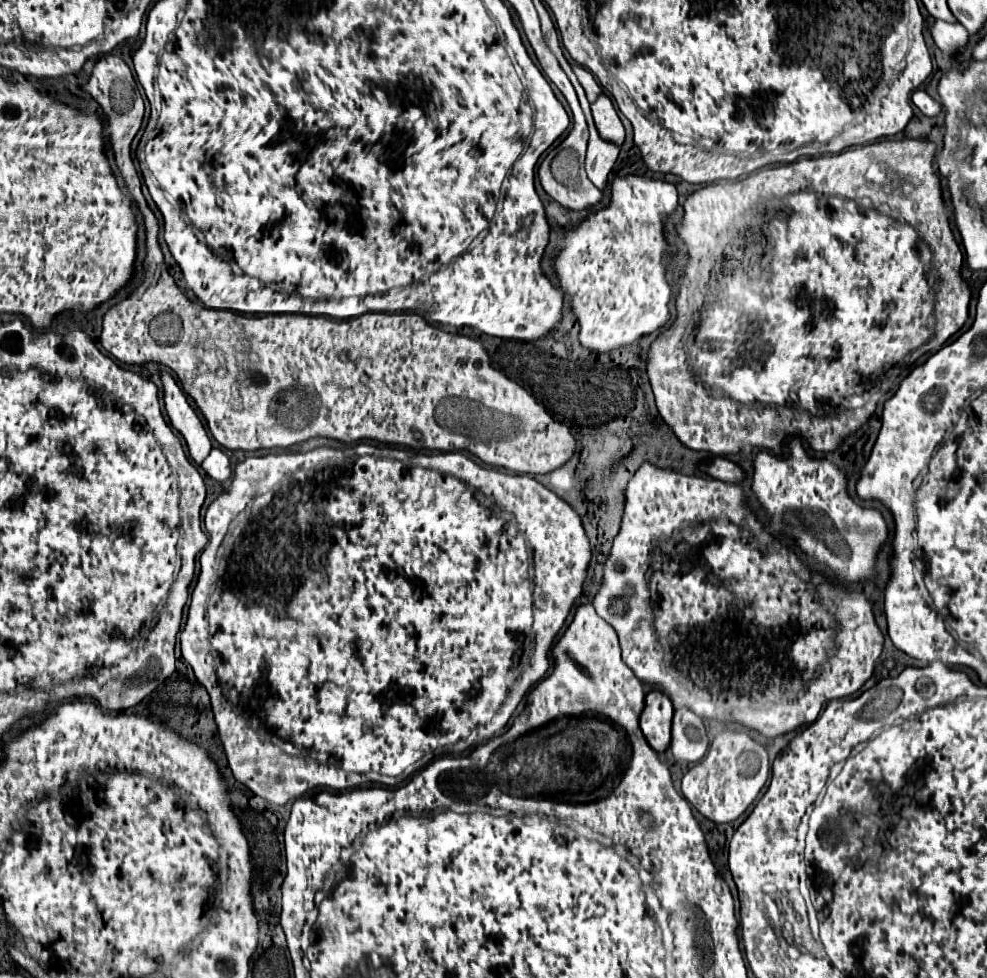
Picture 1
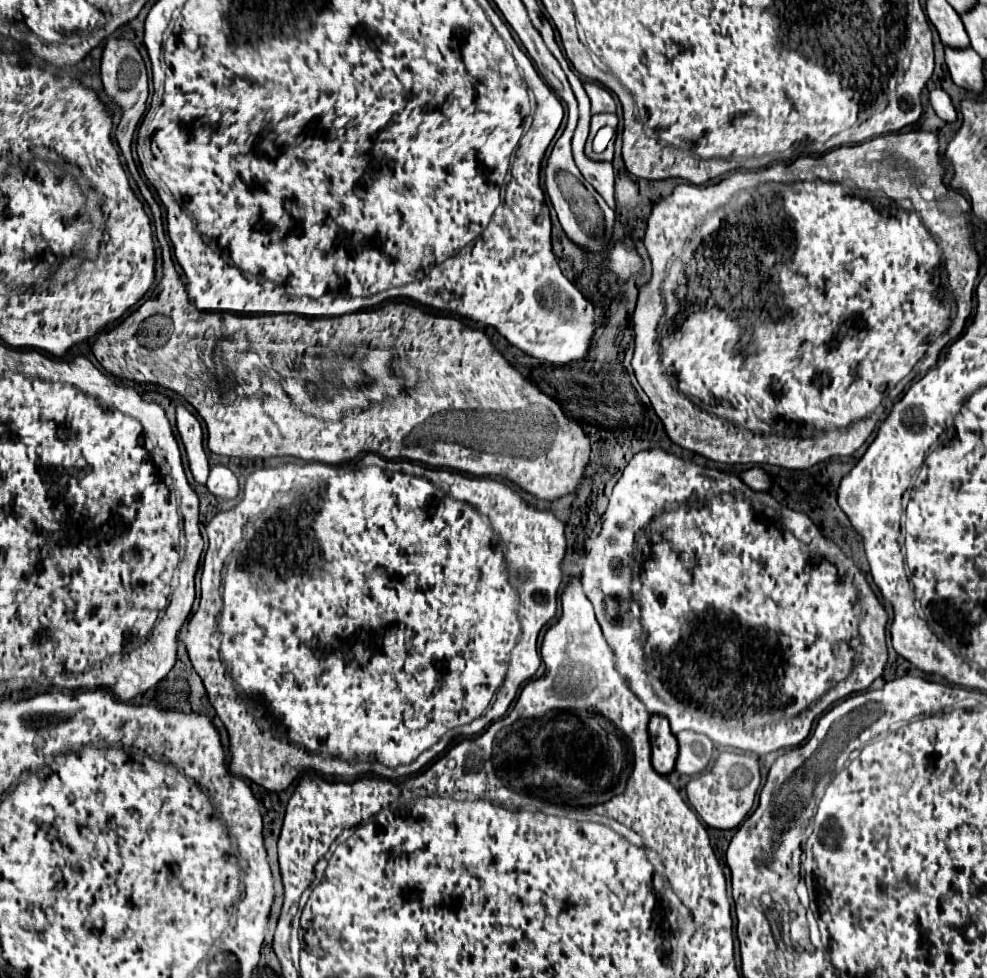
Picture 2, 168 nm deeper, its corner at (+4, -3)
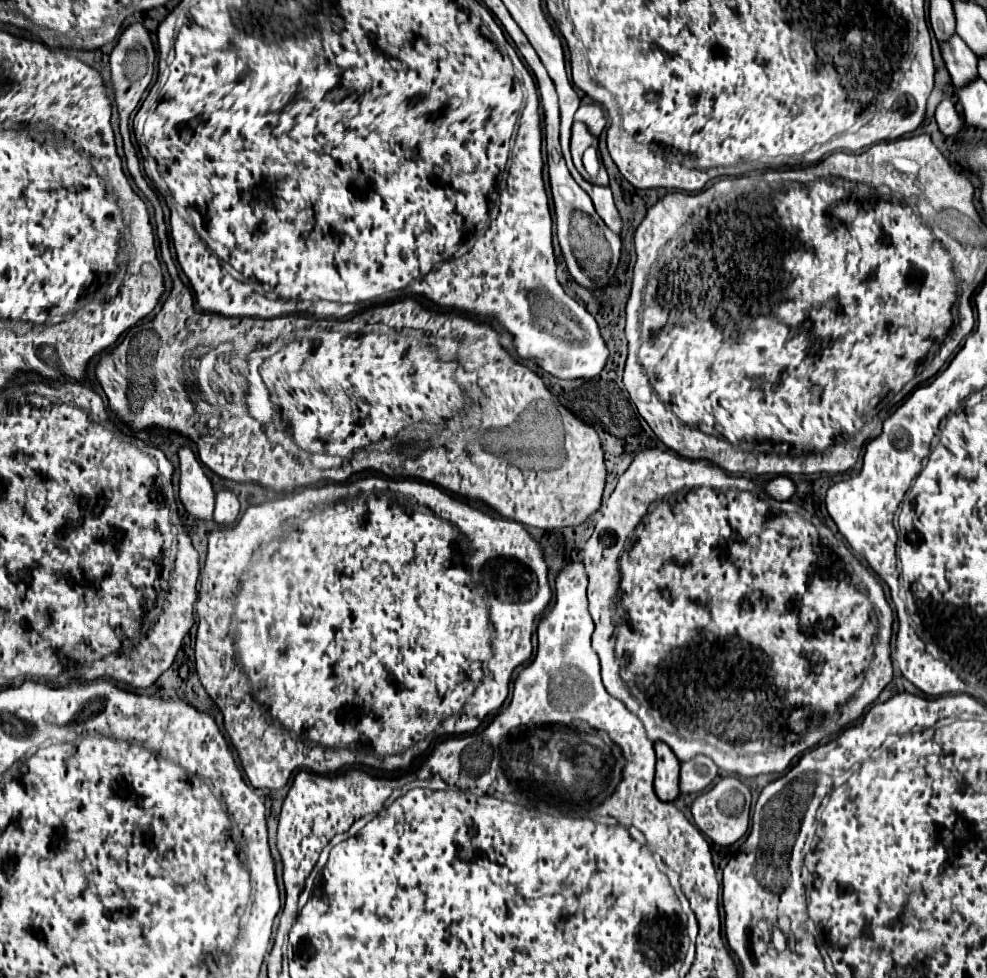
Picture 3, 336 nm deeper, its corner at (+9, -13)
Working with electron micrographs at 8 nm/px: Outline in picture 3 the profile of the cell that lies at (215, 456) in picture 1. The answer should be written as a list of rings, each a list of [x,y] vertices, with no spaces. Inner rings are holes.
[[[222,490],[216,494],[216,510],[214,520],[222,526],[232,526],[240,514],[240,502],[230,490]]]

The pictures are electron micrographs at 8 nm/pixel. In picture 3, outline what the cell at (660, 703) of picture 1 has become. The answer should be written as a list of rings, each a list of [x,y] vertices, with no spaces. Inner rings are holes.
[[[656,742],[654,750],[656,750],[656,758],[658,758],[656,780],[654,780],[656,794],[664,802],[674,802],[680,796],[680,786],[678,786],[680,762],[672,754],[672,750],[668,750],[668,746],[664,746],[664,742]]]

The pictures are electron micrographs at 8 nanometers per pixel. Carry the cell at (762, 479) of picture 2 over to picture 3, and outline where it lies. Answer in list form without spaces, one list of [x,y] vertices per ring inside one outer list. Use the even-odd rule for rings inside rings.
[[[778,476],[778,478],[770,480],[764,488],[776,500],[790,500],[794,496],[794,492],[796,492],[796,486],[788,476]]]

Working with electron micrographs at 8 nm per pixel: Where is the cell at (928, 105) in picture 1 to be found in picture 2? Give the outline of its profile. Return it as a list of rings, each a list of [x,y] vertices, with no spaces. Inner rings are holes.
[[[941,88],[929,92],[929,104],[931,104],[931,108],[935,110],[935,114],[937,114],[941,120],[945,120],[945,122],[955,122],[957,112],[955,112],[955,108],[953,108],[951,98],[949,98],[947,92],[943,92]]]

